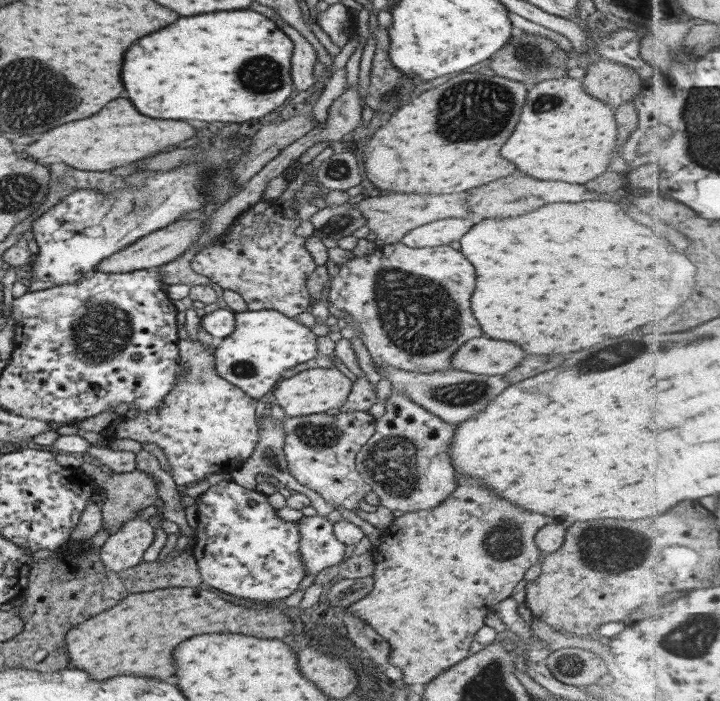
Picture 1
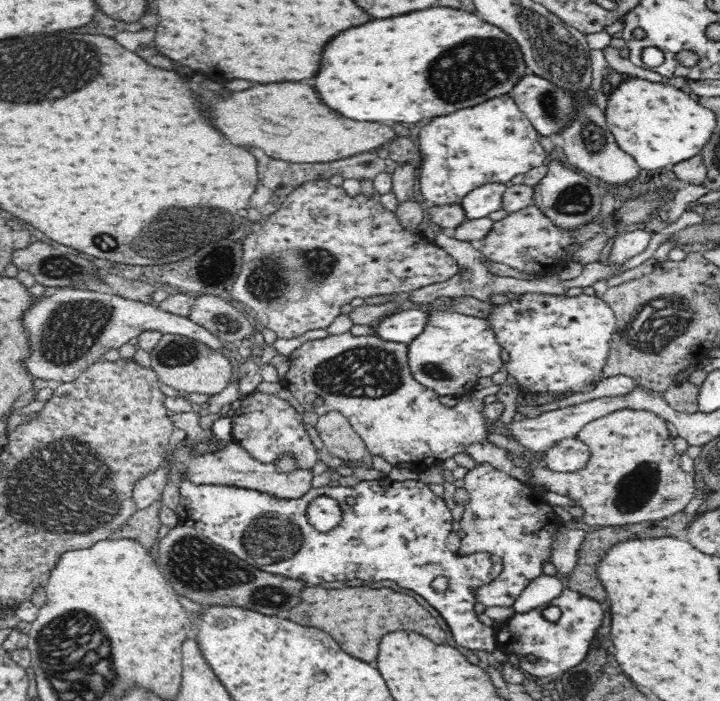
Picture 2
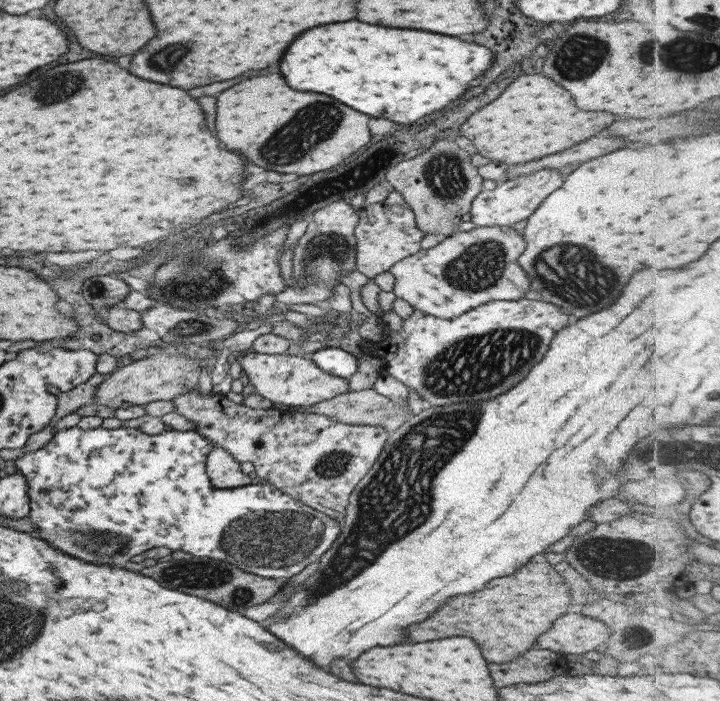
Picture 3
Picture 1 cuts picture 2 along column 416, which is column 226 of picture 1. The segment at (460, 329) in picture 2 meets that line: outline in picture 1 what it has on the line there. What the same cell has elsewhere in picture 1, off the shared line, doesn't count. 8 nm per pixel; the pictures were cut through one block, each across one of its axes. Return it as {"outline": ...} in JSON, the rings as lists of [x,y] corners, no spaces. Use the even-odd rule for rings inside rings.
{"outline":[[[279,310],[234,312],[234,318],[232,334],[214,343],[215,367],[224,380],[252,398],[260,399],[270,392],[289,368],[321,355],[316,345],[318,336]]]}

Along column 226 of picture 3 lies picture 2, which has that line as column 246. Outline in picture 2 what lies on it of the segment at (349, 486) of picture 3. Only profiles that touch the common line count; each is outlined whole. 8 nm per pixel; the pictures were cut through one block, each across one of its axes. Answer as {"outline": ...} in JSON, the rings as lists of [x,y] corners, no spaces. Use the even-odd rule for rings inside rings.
{"outline":[[[252,392],[241,402],[240,408],[230,413],[232,421],[233,439],[238,443],[252,458],[264,463],[273,463],[280,455],[292,453],[296,457],[298,468],[311,470],[316,464],[316,451],[306,432],[304,421],[301,415],[296,412],[286,400],[270,394]]]}

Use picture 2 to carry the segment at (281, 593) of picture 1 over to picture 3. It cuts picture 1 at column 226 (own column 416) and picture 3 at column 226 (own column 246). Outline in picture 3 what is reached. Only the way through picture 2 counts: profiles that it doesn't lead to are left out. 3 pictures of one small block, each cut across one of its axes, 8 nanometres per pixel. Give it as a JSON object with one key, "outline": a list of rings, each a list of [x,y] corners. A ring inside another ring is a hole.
{"outline":[[[72,427],[55,433],[53,438],[43,447],[25,453],[22,457],[15,460],[16,472],[25,476],[25,481],[29,485],[29,517],[38,538],[49,542],[53,548],[61,550],[74,558],[79,558],[84,562],[100,565],[117,565],[123,566],[126,562],[142,554],[150,548],[166,546],[170,550],[182,550],[188,552],[196,558],[212,558],[212,560],[221,560],[236,565],[240,570],[257,574],[264,578],[288,580],[294,574],[302,572],[308,564],[316,562],[319,558],[334,544],[341,533],[341,528],[335,518],[284,494],[275,486],[268,482],[262,484],[247,484],[243,489],[231,490],[221,489],[212,486],[208,473],[206,472],[207,456],[212,452],[215,446],[207,438],[198,434],[195,430],[176,431],[169,428],[160,434],[149,435],[138,429],[119,427],[116,429],[104,429],[98,427],[92,430],[82,430],[81,428]]]}

